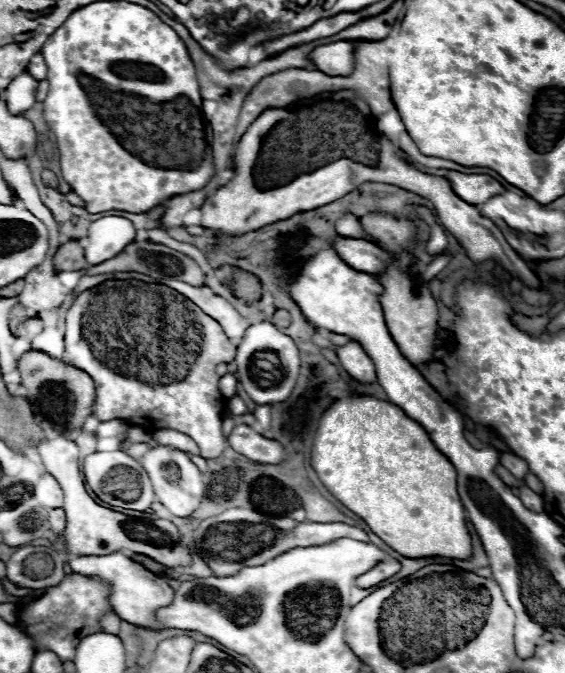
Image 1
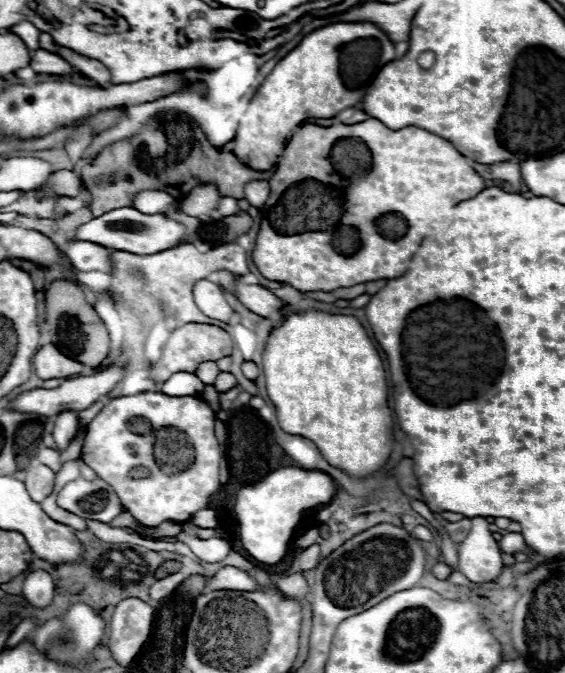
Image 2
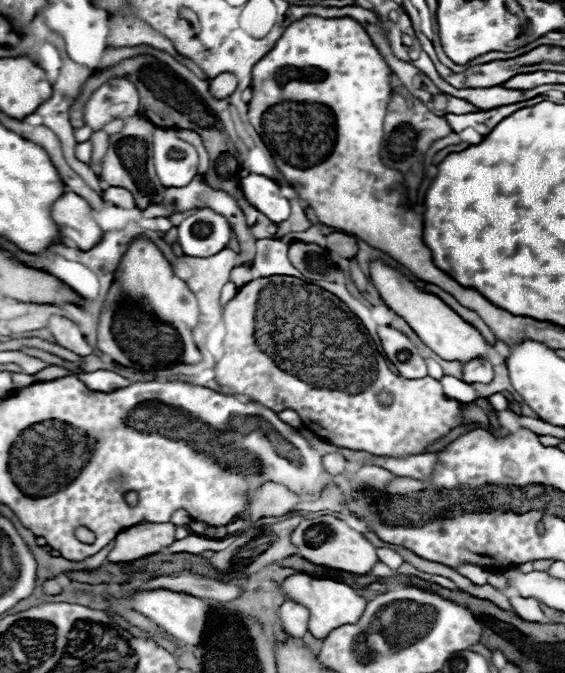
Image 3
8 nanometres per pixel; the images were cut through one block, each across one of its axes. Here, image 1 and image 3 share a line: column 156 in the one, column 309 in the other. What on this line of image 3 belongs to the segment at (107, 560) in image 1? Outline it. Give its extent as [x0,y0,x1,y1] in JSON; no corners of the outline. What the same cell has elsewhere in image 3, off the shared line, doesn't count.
[282,572,368,638]

